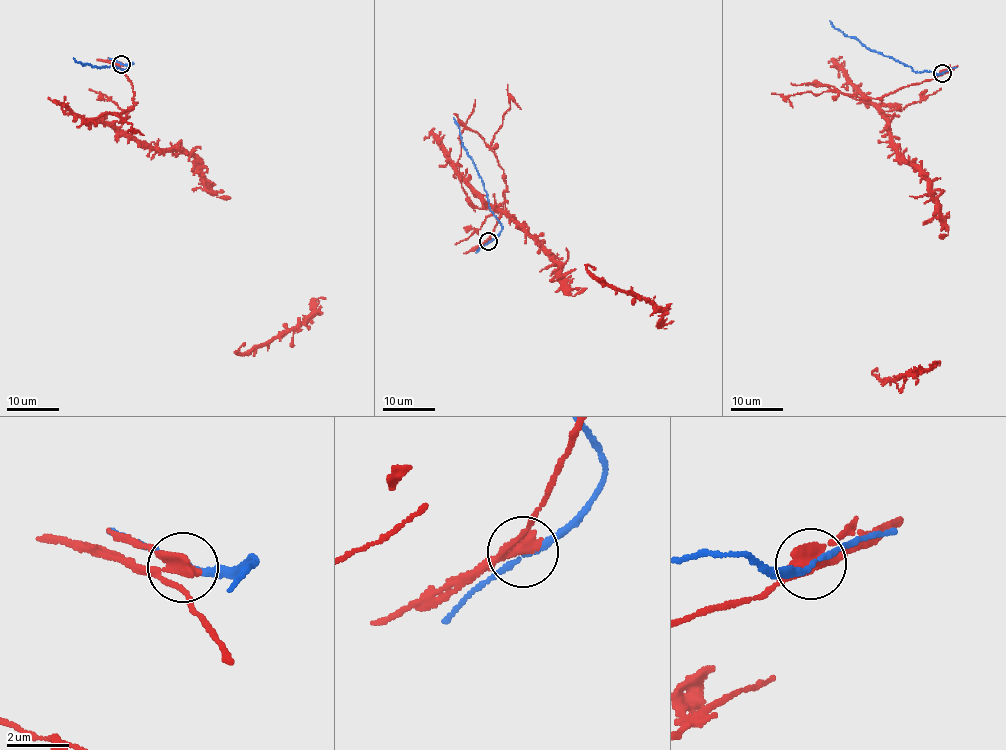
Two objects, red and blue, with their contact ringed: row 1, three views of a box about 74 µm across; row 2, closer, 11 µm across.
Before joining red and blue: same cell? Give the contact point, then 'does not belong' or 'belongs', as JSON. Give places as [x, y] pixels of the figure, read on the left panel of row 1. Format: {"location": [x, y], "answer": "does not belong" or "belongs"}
{"location": [121, 64], "answer": "does not belong"}

